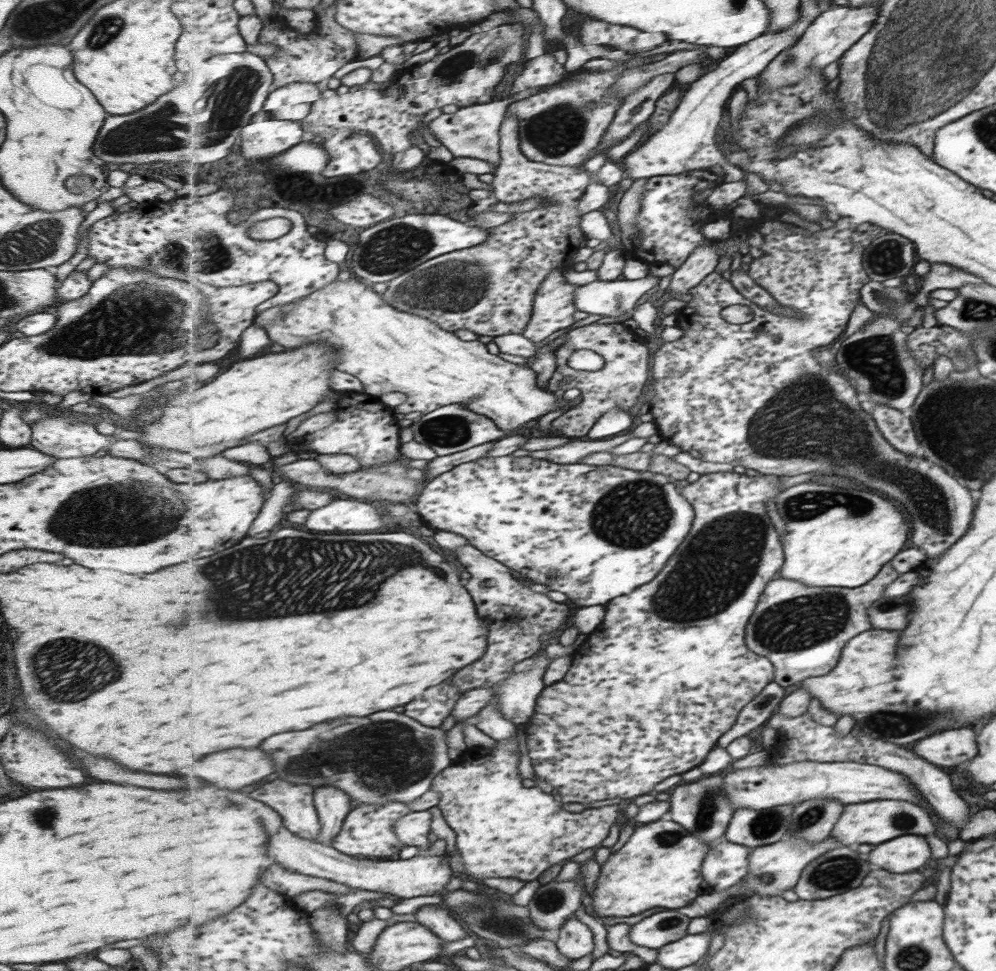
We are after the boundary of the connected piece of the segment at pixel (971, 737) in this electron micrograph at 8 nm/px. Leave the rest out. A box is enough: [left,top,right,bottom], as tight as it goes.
[913,726,977,766]

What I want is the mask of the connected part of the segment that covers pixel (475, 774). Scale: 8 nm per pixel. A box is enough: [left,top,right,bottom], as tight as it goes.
[432,736,621,880]

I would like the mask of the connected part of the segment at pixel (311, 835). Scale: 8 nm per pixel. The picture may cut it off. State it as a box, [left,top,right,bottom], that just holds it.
[251,779,322,841]

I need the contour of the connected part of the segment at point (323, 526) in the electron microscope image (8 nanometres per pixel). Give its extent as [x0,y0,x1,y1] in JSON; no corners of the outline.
[307,500,385,534]

